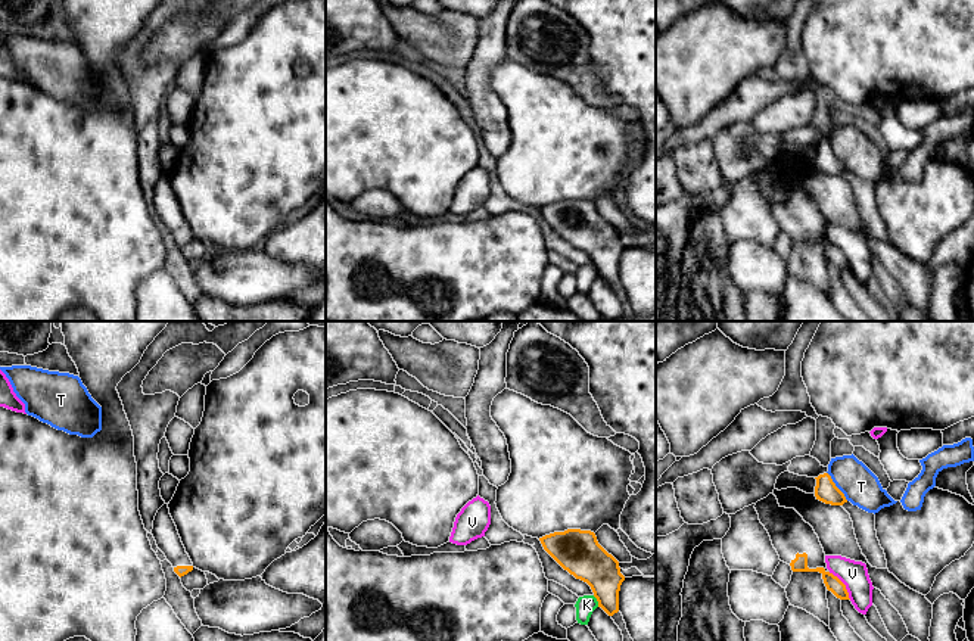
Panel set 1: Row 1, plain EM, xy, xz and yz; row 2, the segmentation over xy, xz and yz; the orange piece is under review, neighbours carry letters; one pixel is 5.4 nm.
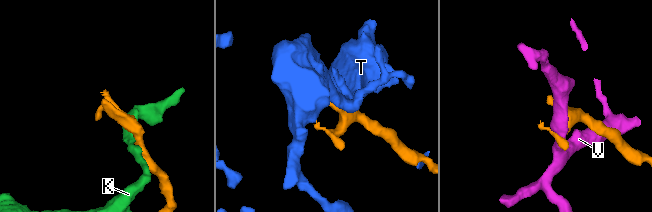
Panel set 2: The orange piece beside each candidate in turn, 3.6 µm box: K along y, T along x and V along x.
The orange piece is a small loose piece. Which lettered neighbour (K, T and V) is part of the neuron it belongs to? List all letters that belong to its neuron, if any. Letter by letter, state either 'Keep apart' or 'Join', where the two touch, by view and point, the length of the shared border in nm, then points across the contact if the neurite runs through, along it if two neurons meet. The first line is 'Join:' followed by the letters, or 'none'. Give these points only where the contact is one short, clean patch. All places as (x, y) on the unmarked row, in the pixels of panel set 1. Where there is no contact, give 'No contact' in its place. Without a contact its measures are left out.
Join: none
K: Keep apart. Touches orange at xz (597, 270). Shared border 70 nm
T: Keep apart. Touches orange at yz (836, 156). Shared border 200 nm
V: Keep apart. Touches orange at yz (843, 254). Shared border 200 nm. Boundary: yz (828, 242), (845, 255), (850, 268)

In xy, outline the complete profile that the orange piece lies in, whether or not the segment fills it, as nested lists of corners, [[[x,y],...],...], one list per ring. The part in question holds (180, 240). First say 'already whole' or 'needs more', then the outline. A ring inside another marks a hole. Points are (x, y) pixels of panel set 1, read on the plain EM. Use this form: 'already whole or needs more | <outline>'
needs more | [[[164,174],[158,180],[153,190],[152,205],[158,218],[165,224],[180,248],[193,240],[193,233],[181,212],[177,196],[169,184],[168,174]]]

